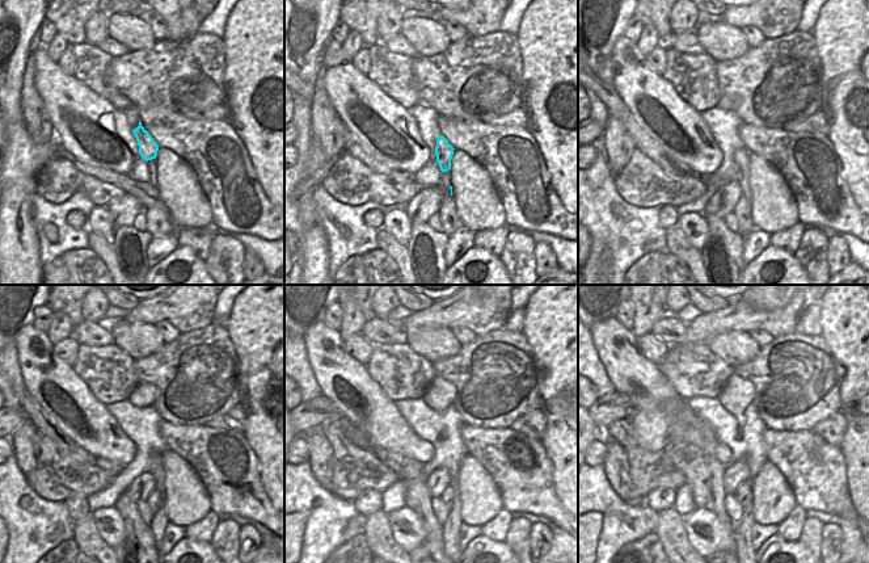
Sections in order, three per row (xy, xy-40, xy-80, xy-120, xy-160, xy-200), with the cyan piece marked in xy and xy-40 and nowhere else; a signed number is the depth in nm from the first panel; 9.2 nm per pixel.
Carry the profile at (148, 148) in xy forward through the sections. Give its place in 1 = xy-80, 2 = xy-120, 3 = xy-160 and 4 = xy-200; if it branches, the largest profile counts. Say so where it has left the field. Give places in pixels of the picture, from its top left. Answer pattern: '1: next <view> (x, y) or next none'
1: next xy-80 (741, 156)
2: next xy-120 (160, 520)
3: next xy-160 (452, 524)
4: next xy-200 (745, 551)

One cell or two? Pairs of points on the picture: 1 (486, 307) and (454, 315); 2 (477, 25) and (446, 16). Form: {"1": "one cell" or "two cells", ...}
{"1": "one cell", "2": "one cell"}

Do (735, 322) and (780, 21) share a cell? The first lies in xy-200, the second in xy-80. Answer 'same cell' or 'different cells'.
same cell

